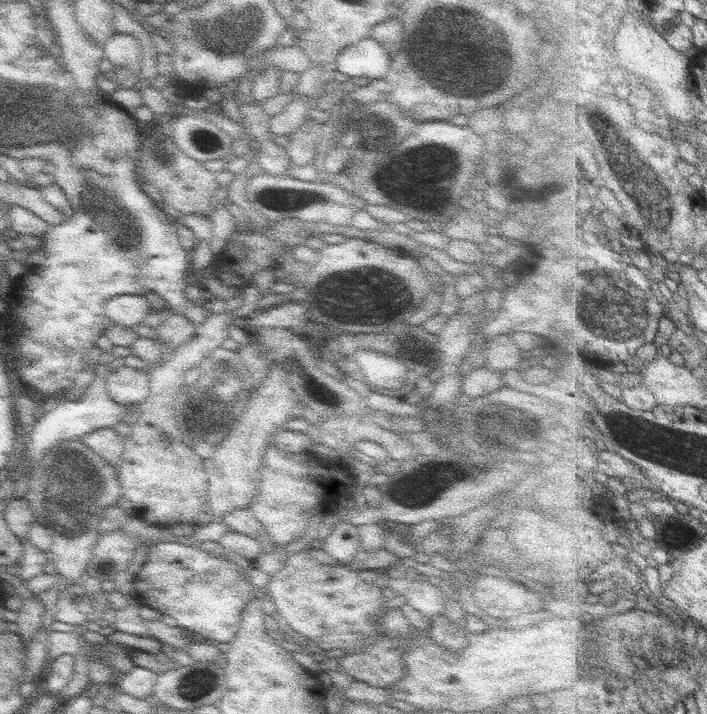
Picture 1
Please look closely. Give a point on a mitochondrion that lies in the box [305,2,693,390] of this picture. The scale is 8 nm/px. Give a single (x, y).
(449, 36)

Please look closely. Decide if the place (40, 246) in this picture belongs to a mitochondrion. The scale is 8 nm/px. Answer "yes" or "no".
no

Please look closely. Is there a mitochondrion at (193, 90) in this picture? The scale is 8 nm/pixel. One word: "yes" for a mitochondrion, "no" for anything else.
no

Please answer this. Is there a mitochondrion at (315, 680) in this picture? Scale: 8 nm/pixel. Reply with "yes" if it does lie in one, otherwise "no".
no

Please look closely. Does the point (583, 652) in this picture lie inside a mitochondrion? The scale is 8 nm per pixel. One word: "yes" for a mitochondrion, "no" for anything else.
no

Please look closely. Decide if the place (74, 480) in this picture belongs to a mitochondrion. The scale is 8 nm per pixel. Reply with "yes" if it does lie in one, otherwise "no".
yes

